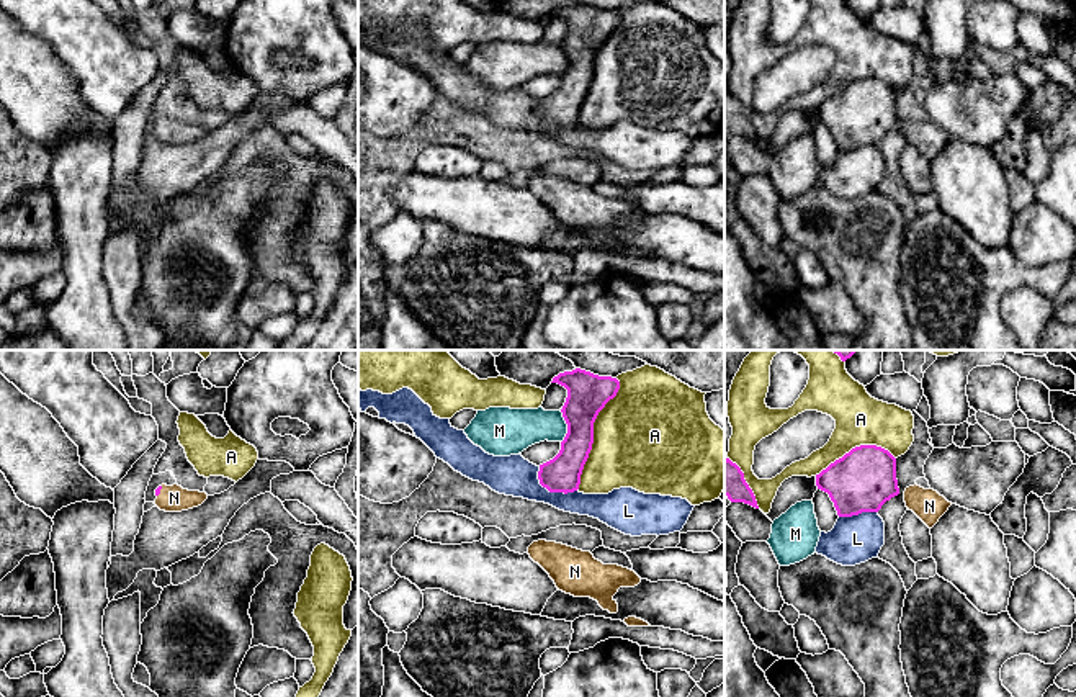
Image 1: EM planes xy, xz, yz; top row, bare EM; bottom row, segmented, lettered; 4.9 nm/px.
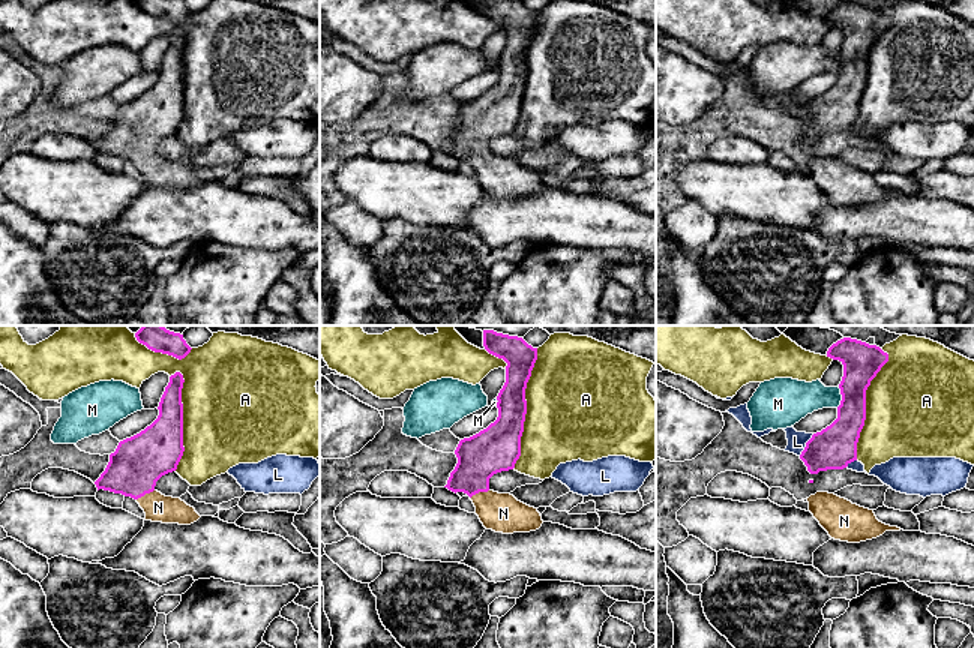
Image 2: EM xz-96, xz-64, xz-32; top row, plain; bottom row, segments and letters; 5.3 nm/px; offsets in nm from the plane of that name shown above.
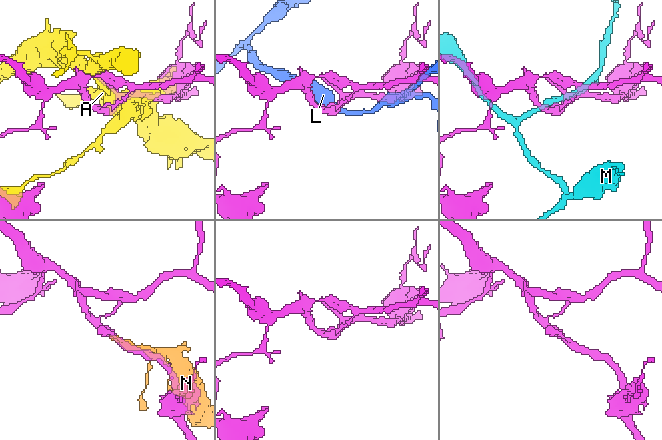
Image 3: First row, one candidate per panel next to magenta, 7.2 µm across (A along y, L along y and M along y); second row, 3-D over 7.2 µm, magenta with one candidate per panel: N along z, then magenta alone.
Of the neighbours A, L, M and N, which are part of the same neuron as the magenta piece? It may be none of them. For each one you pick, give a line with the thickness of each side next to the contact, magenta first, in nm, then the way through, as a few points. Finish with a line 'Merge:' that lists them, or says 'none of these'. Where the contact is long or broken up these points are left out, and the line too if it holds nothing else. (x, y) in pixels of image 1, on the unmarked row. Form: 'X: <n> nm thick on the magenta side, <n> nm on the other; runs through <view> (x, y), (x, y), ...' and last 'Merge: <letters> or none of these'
N: 30 nm thick on the magenta side, 130 nm on the other; runs through xy (157, 125), (159, 125), (174, 131)
Merge: N

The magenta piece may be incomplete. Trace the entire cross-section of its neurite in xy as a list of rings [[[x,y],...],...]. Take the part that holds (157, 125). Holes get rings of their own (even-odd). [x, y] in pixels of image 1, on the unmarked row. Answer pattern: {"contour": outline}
{"contour": [[[162,118],[155,123],[155,139],[165,146],[182,146],[201,139],[206,133],[206,126],[188,124],[178,118]]]}

